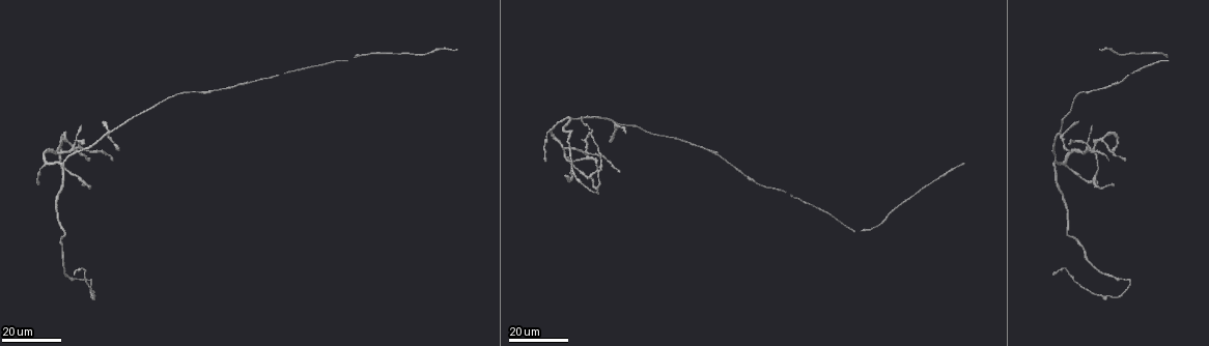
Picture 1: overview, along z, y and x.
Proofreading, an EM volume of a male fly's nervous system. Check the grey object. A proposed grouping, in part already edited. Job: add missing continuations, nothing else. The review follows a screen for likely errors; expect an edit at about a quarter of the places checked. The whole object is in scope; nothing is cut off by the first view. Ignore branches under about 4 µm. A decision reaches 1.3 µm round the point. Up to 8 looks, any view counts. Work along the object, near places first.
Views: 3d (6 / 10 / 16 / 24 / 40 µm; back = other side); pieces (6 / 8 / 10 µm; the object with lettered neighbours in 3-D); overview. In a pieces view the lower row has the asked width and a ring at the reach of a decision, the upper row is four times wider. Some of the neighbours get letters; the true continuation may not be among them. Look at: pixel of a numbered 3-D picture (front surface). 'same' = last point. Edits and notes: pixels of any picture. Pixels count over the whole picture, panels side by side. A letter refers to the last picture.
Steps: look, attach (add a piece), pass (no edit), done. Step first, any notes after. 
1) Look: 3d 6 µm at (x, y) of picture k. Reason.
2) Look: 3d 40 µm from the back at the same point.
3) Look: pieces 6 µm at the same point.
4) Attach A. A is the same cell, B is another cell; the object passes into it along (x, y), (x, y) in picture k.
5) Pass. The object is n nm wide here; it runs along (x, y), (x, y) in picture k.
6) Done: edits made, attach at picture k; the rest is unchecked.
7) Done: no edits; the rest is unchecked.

Look: 3d 16 µm at (566, 175) of picture 1. An open end.

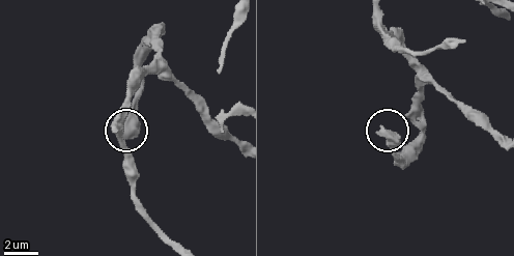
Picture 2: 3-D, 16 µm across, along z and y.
Look: pieces 8 µm at (382, 132) of picture 2.

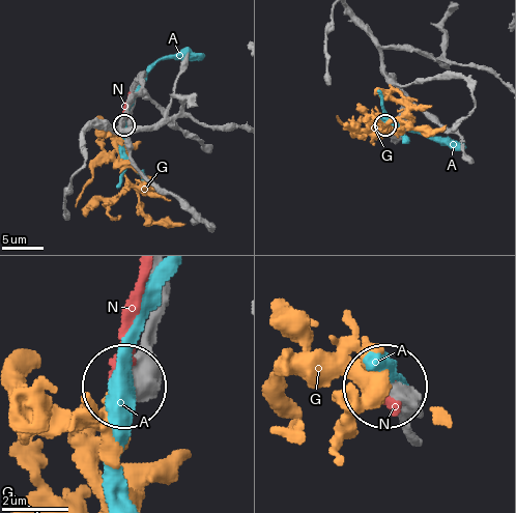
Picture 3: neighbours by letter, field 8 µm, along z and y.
Pass. A, G and N are other cells; none of them fits.

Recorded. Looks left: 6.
Look: 3d 24 µm at (1054, 273) of picture 1.

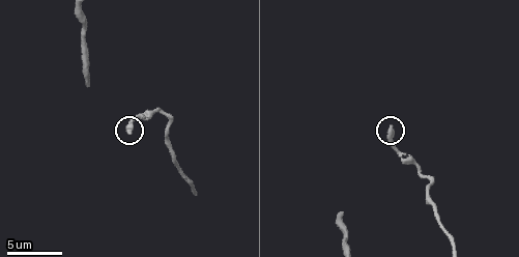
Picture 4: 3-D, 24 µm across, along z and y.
Look: pieces 10 µm at (391, 129) of picture 4.

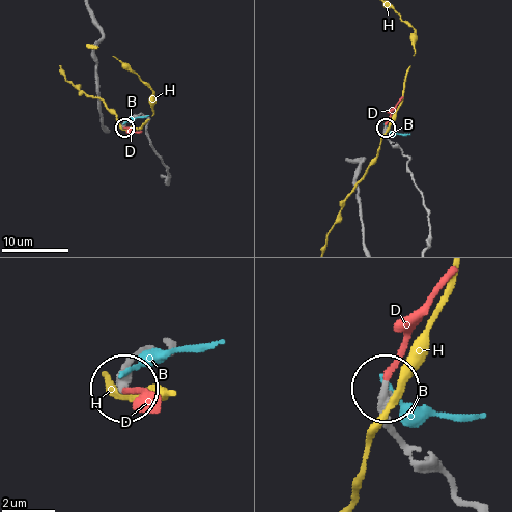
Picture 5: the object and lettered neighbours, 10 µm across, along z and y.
Attach D. D is the same cell, B and H are other cells; the object passes into it along (417, 449), (395, 429), (386, 375), (407, 322), (452, 276) in picture 5; the neuron continues.

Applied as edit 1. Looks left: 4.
Look: 3d 16 µm at (620, 172) of picture 1. Long arm stops here.

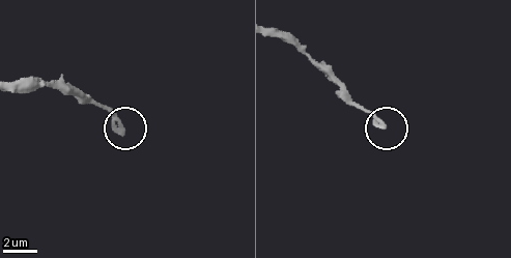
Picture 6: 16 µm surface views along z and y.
Look: pieces 6 µm at (382, 128) of picture 6.

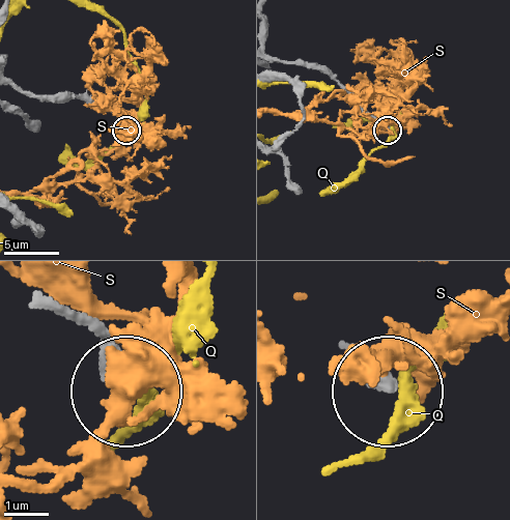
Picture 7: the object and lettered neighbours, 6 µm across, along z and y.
Pass. Q and S are other cells; no lettered piece goes on from it.

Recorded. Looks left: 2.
Done: edits made, attach at picture 5; the rest is unchecked.

